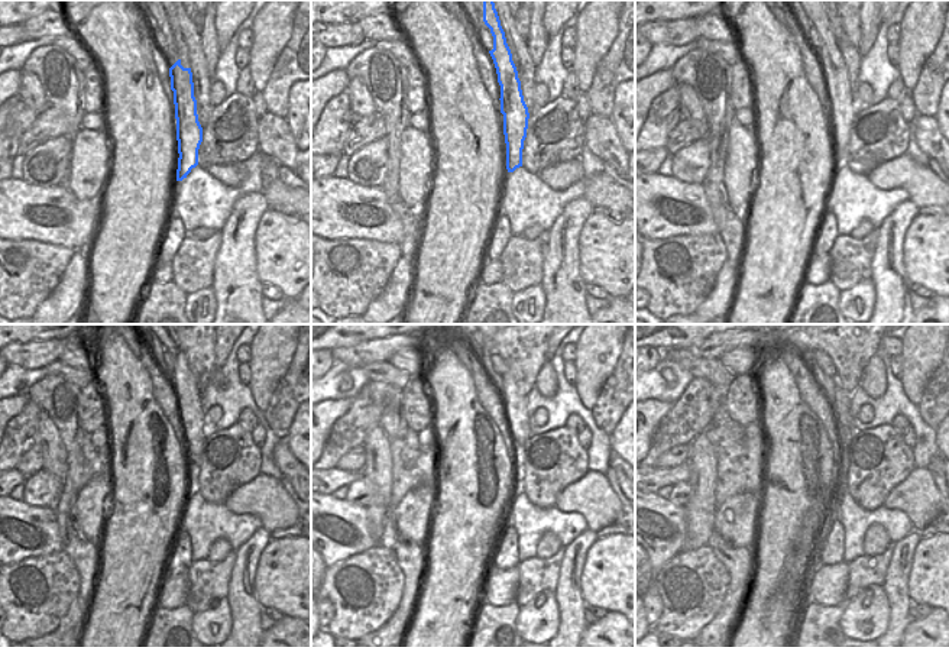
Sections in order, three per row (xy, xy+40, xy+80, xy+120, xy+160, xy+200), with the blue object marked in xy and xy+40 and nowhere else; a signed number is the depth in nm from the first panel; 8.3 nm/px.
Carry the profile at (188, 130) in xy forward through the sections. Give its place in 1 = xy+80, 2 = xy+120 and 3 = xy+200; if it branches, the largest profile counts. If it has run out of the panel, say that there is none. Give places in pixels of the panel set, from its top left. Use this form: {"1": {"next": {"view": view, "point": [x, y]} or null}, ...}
{"1": {"next": {"view": "xy+80", "point": [838, 87]}}, "2": {"next": {"view": "xy+120", "point": [185, 387]}}, "3": {"next": {"view": "xy+200", "point": [841, 406]}}}

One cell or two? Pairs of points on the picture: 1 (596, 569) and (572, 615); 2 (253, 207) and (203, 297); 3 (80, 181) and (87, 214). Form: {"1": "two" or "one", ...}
{"1": "two", "2": "two", "3": "two"}

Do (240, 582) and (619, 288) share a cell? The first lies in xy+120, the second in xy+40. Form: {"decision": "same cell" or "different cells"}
{"decision": "different cells"}

